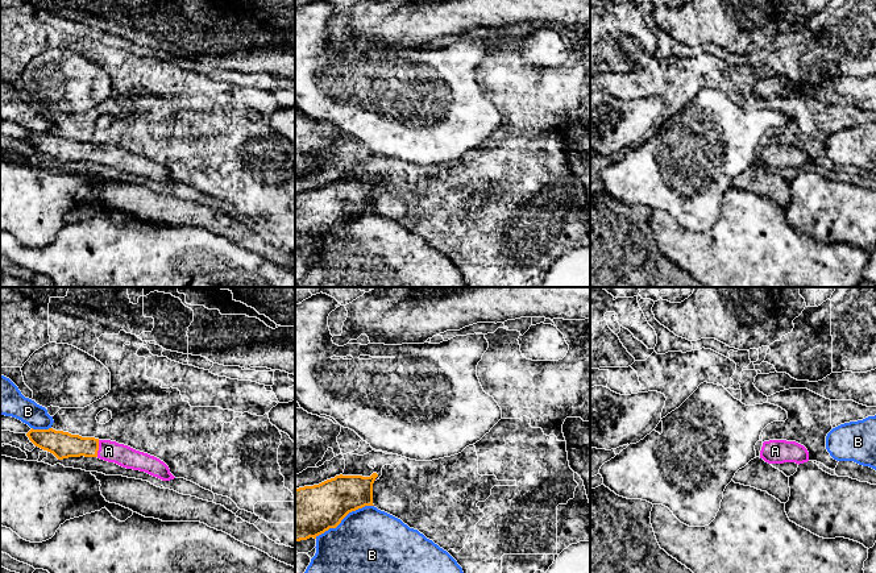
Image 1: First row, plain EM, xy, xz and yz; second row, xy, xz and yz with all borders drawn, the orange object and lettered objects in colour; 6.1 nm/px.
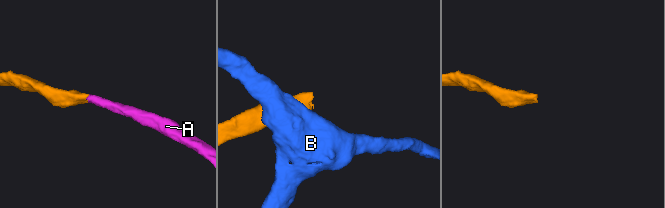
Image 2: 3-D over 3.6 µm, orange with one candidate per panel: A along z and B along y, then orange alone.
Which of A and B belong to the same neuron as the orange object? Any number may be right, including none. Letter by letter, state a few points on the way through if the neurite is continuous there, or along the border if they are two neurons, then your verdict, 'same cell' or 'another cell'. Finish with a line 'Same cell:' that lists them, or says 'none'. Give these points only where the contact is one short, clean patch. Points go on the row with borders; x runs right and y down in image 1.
A: way xy (62, 444), (98, 448), (108, 451); same cell
B: another cell
Same cell: A

